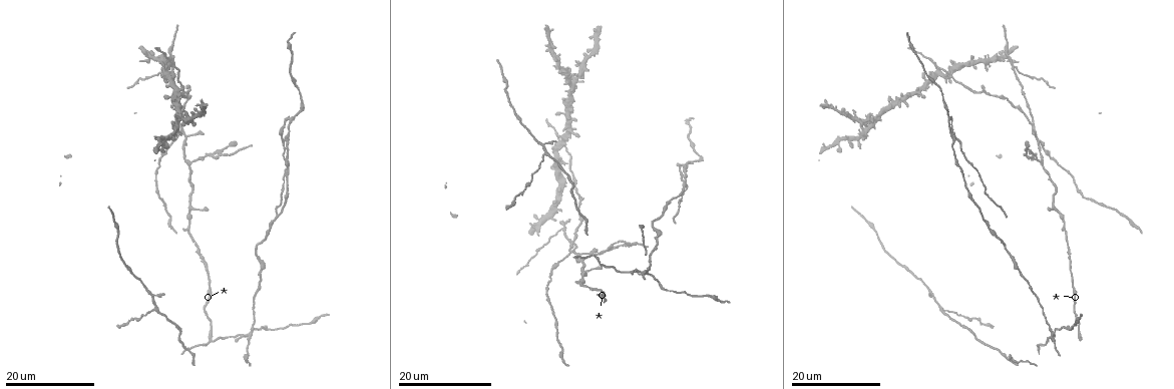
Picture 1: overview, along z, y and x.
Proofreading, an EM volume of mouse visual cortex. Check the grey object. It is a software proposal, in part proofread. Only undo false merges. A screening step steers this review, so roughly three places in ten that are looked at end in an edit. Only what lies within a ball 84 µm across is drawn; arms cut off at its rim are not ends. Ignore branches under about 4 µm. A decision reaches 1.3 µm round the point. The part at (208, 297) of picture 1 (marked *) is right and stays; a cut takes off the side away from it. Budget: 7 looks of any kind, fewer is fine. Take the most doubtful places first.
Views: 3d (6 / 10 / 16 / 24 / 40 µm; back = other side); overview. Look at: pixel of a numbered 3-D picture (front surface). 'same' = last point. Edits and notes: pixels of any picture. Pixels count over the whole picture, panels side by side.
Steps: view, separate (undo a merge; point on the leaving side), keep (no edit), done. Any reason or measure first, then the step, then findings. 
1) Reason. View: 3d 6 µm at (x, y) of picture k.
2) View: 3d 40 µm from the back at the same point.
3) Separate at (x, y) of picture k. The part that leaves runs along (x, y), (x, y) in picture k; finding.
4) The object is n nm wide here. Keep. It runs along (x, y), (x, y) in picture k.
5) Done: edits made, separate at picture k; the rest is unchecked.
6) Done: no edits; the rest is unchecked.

View: 3d 16 µm at (608, 251) of picture 1.

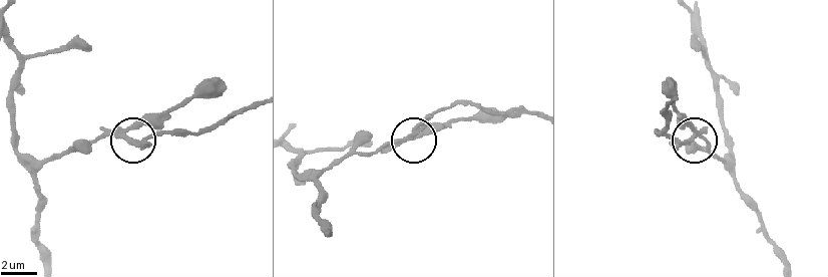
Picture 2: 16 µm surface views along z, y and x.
View: 3d 10 µm at (409, 139) of picture 2.

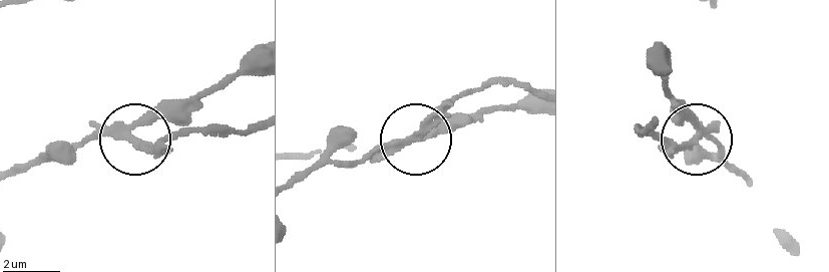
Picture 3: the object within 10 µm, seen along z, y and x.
View: 3d 6 µm at (135, 136) of picture 3.

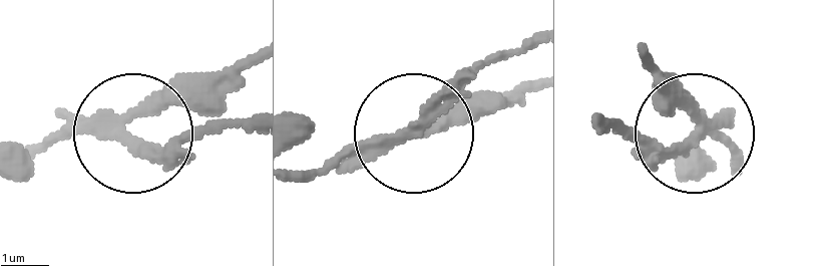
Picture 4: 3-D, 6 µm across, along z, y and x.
Separate at (146, 157) of picture 4. The part that leaves runs along (100, 129), (155, 142), (252, 129) in picture 4; two neurons meet here.

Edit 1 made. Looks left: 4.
Branch point. View: 3d 16 µm at (561, 229) of picture 1.

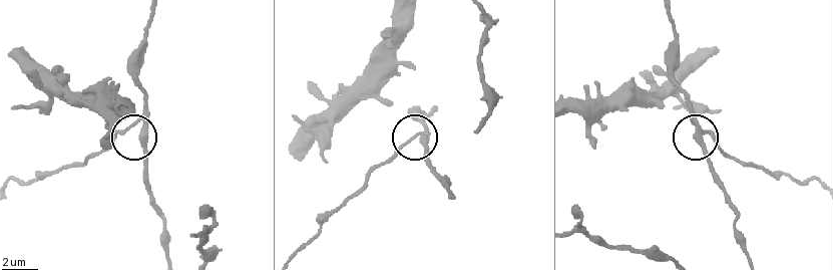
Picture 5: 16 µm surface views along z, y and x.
View: 3d 6 µm at (130, 127) of picture 5.

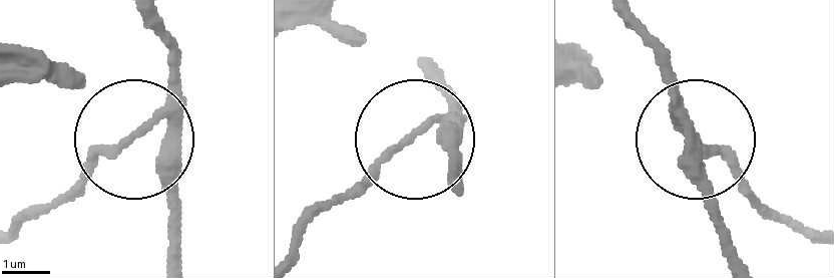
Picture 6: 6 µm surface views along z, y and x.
The object is 190 nm wide here. Separate at (108, 147) of picture 6. A second neuron is stuck on.

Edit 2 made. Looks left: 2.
Done: edits made, separate at picture 4, separate at picture 6; the rest is unchecked.

